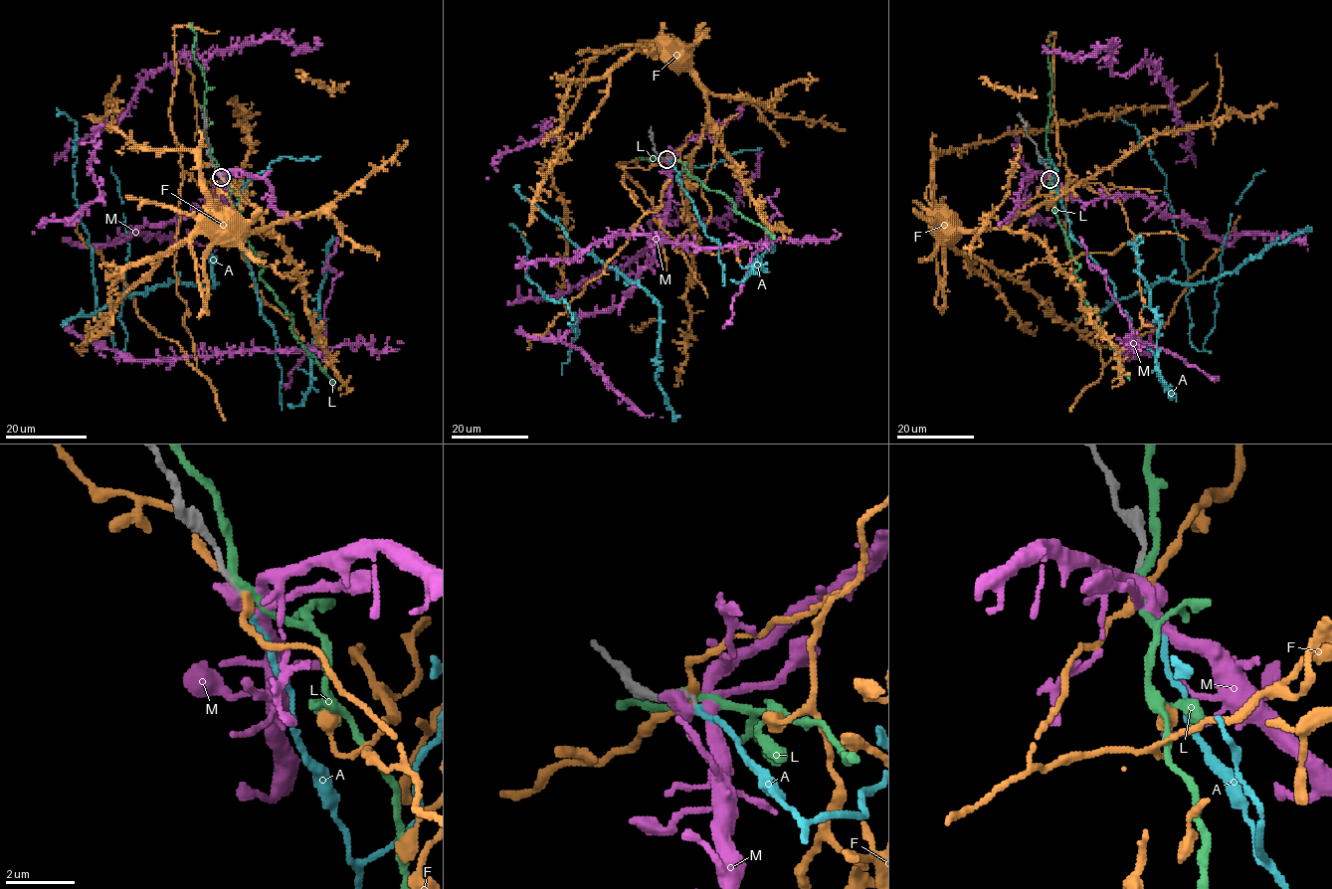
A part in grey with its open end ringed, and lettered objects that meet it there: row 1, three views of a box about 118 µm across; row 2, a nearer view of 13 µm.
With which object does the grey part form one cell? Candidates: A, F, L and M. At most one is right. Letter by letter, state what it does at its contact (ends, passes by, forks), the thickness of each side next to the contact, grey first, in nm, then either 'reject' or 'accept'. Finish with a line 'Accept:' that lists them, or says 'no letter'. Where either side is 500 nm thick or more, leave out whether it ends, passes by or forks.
A: it ends there; 150 nm thick on the grey side, 170 nm on the other; accept
F: it passes by; 190 nm thick on the grey side, 260 nm on the other; reject
L: it passes by; 200 nm thick on the grey side, 240 nm on the other; reject
M: 180 nm thick on the grey side, 550 nm on the other; reject
Accept: A

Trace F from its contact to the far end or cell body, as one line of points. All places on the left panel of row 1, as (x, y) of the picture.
F: (220, 174), (262, 228), (246, 230), (214, 203), (191, 151), (143, 150), (97, 119), (114, 109), (118, 76)

